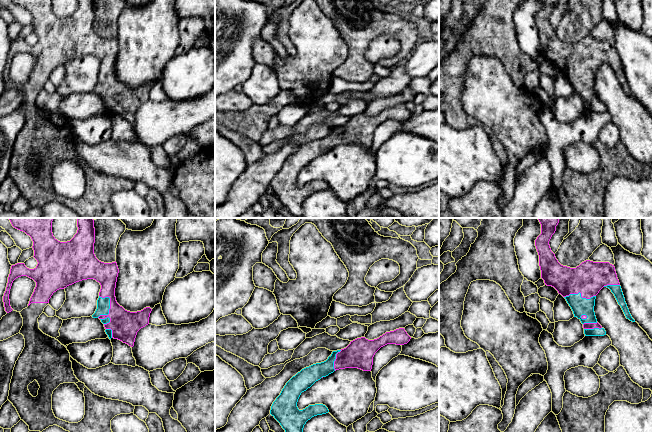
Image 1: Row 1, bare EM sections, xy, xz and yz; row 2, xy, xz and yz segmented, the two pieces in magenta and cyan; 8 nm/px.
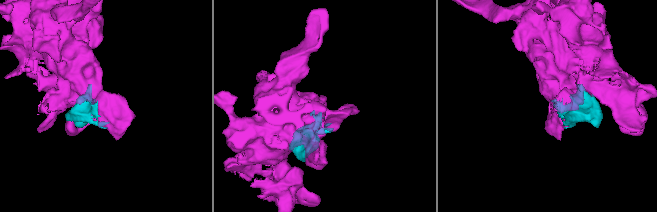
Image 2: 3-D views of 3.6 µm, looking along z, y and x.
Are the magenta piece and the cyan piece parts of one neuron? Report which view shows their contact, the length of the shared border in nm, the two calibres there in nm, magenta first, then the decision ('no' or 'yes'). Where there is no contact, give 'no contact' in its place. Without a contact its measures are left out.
contact in xy; length 240 nm; calibres 220 and 110 nm; yes

